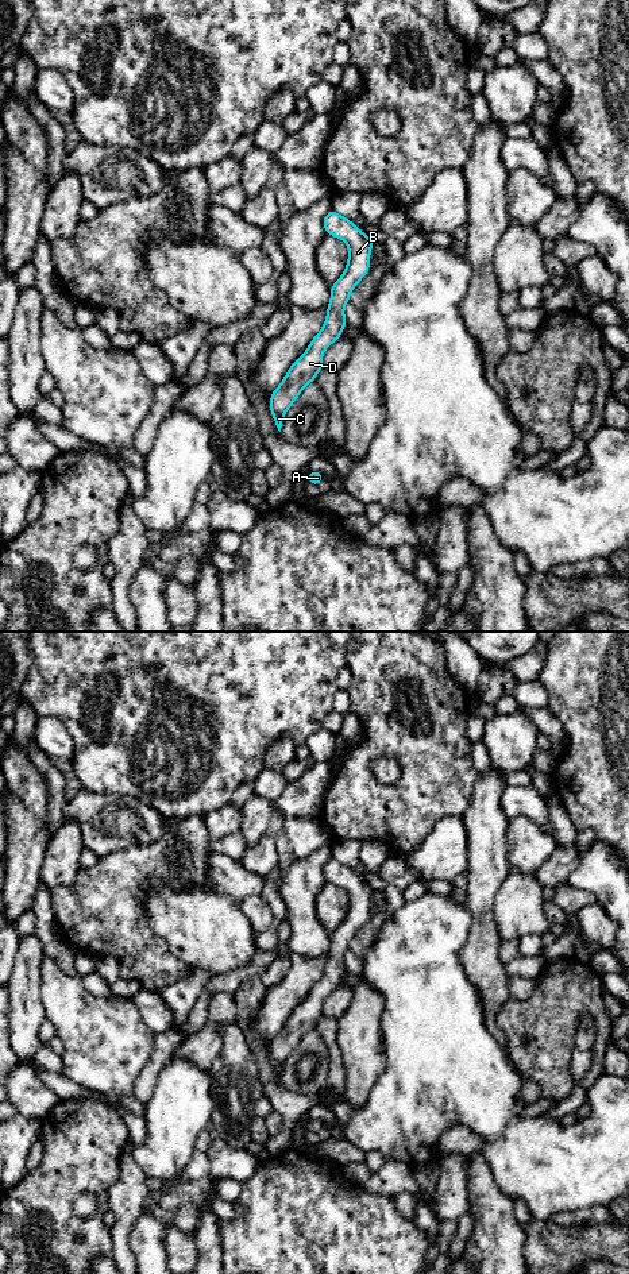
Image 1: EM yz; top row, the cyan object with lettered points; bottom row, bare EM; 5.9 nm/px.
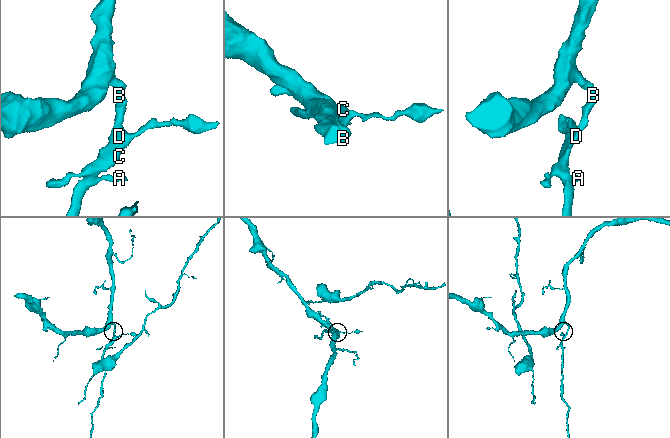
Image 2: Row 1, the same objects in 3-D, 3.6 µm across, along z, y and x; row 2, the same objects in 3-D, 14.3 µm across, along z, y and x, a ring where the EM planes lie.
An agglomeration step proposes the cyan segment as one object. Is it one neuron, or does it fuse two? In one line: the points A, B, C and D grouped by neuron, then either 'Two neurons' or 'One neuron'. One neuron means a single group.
Groups: A B C D. One neuron

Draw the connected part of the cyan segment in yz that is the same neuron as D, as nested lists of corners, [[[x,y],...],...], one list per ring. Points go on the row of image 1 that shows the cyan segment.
[[[331,209],[323,219],[324,231],[348,246],[348,262],[343,275],[331,286],[331,301],[321,331],[312,339],[306,351],[290,366],[279,386],[271,393],[269,408],[281,432],[285,413],[298,398],[302,389],[314,382],[323,368],[324,351],[341,337],[347,325],[344,306],[350,294],[370,269],[374,242],[351,220]]]

